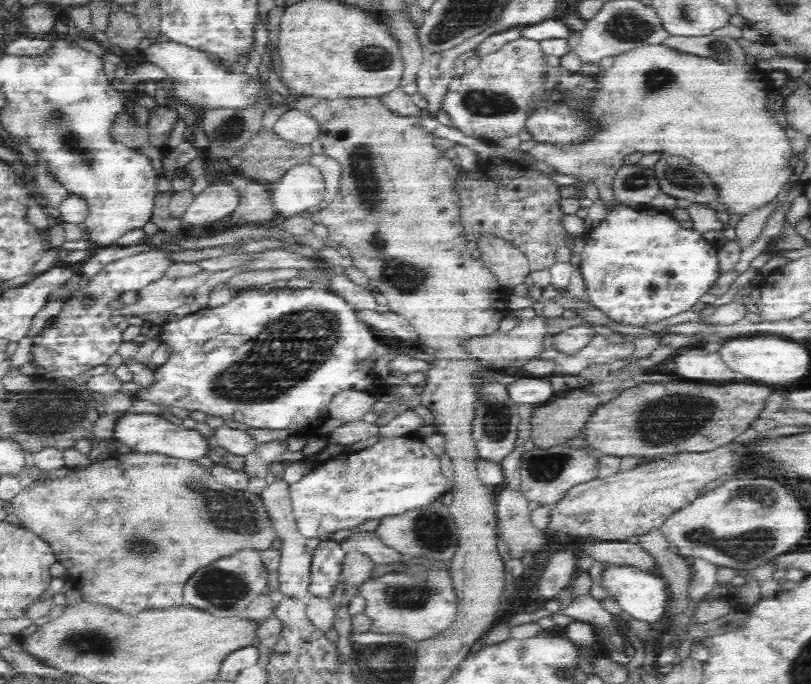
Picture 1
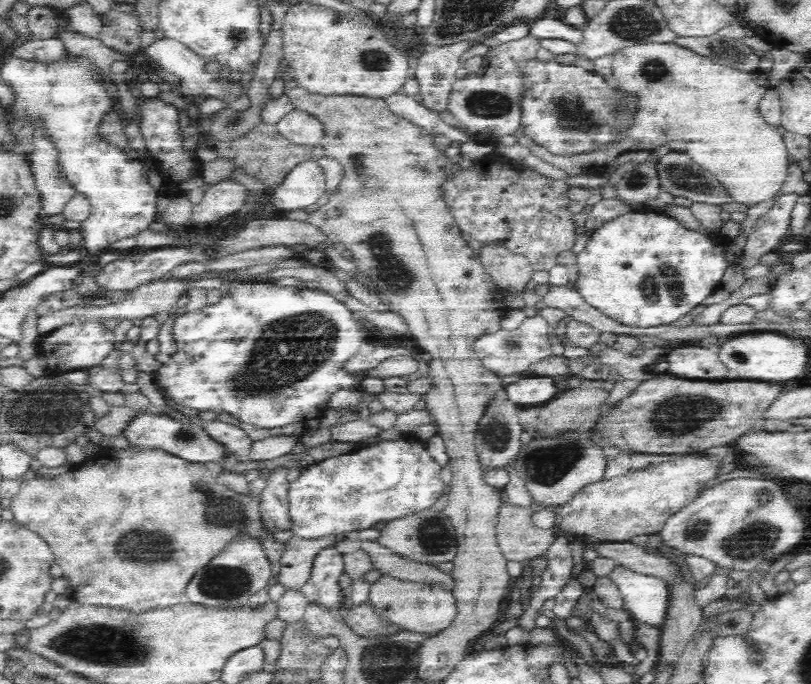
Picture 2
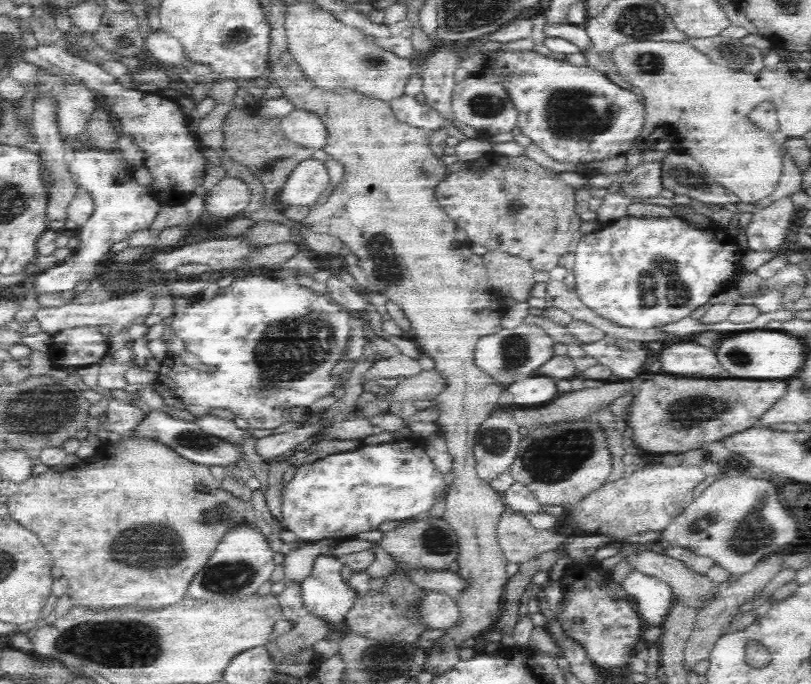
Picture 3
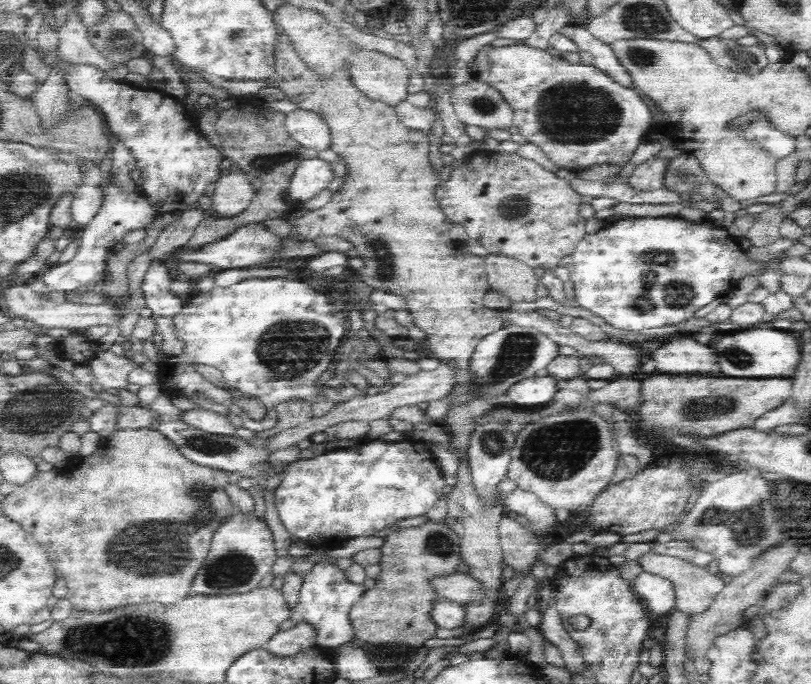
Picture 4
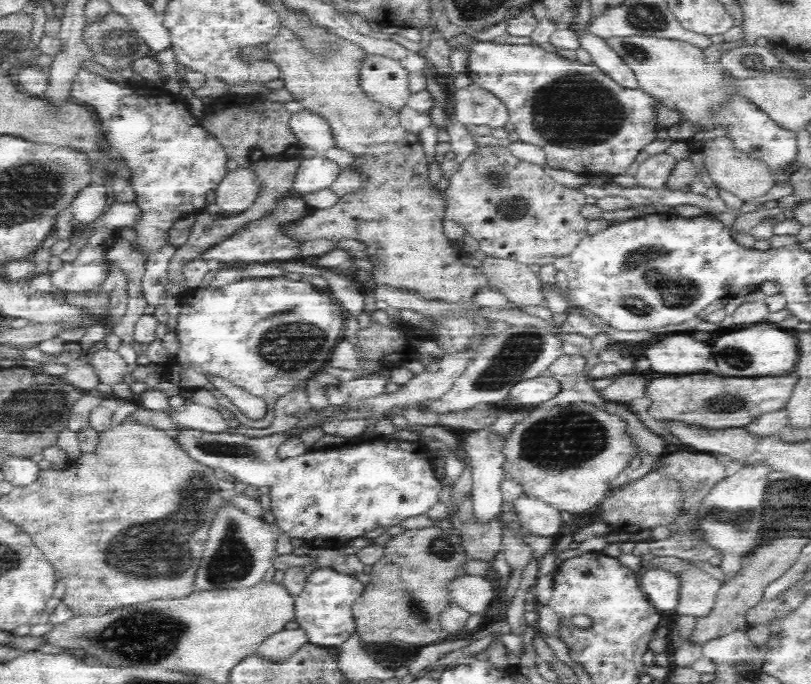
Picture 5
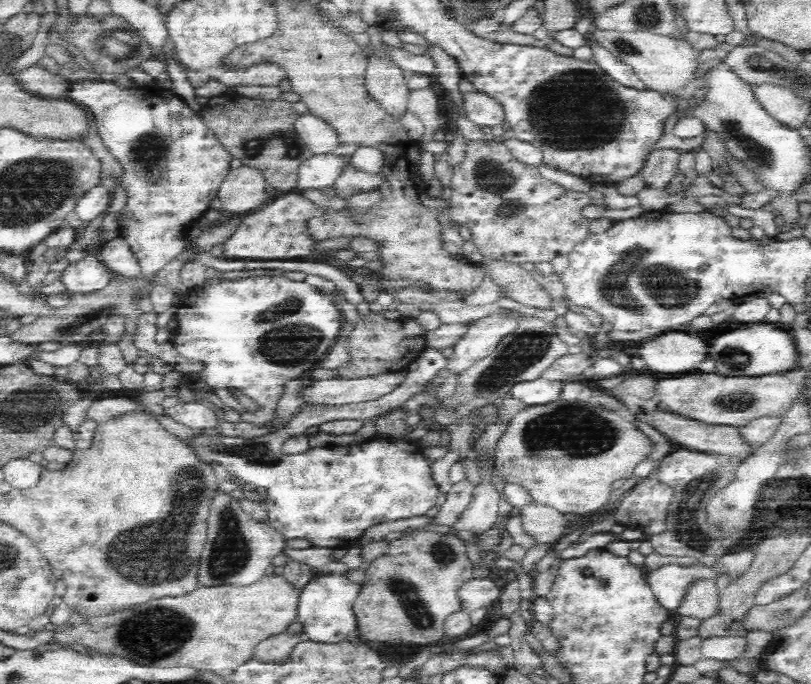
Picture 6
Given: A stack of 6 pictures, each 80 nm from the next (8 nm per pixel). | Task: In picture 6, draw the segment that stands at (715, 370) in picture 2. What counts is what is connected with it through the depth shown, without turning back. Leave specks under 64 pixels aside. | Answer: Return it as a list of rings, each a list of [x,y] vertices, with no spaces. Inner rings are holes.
[[[670,332],[662,334],[656,342],[646,344],[640,350],[642,358],[646,360],[648,370],[660,374],[680,374],[680,372],[694,372],[704,364],[708,356],[708,346],[702,338]]]

